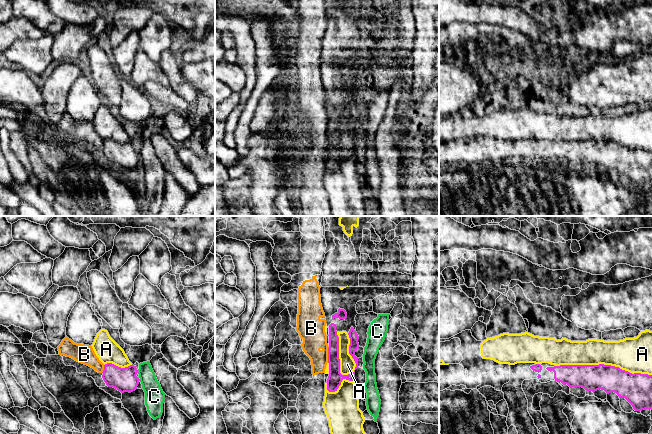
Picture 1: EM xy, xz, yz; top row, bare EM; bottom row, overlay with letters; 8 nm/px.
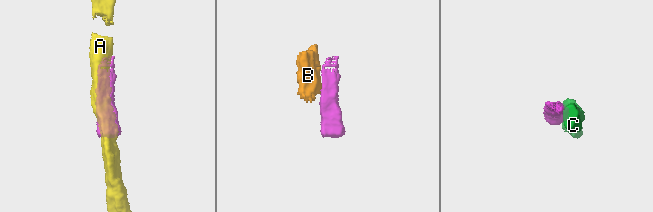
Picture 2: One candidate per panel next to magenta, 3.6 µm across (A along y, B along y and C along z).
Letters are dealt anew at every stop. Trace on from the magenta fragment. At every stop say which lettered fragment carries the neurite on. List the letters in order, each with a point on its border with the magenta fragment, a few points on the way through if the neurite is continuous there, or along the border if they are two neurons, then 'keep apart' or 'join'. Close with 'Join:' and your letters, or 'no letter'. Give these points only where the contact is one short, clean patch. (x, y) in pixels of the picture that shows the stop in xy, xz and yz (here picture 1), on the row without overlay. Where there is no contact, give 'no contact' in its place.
A: yz (603, 140) | keep apart
B: xz (328, 131) | along xz (327, 124), (328, 138) | keep apart
C: xy (137, 147) | keep apart
Join: no letter

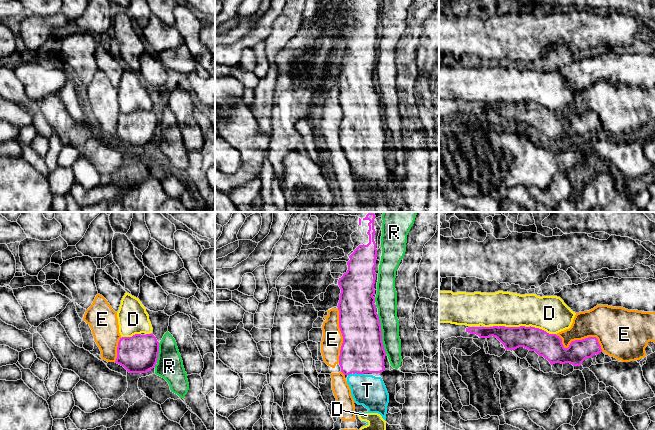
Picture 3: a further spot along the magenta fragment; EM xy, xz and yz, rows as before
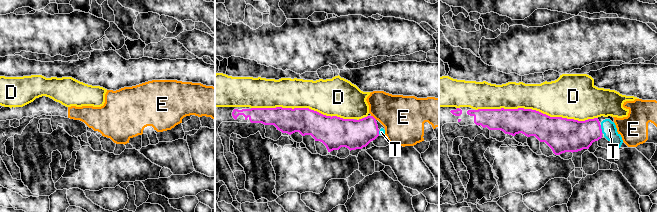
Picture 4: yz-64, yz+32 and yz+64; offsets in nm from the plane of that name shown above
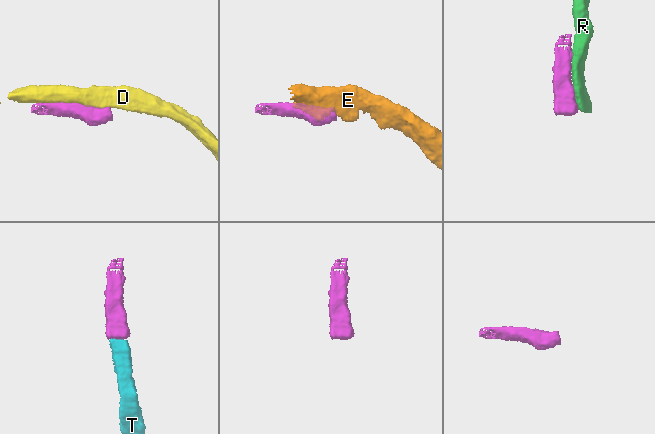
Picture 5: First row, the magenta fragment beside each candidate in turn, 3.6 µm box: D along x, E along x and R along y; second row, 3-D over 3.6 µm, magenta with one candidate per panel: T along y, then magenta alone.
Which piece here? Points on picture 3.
D: yz (527, 103) | keep apart
E: yz (580, 116) | keep apart
R: xz (381, 110) | keep apart
T: xz (358, 149) | join
Join: T

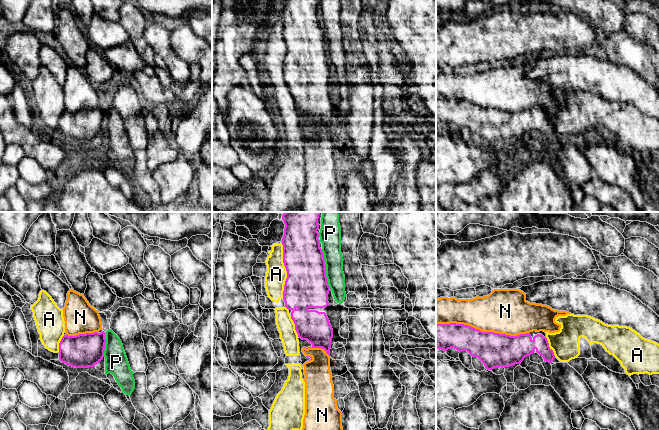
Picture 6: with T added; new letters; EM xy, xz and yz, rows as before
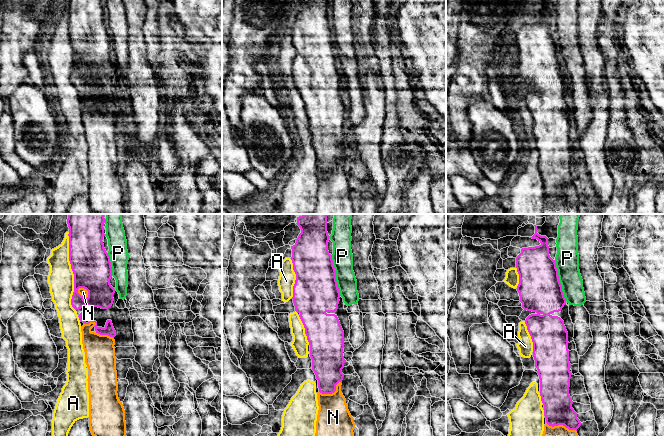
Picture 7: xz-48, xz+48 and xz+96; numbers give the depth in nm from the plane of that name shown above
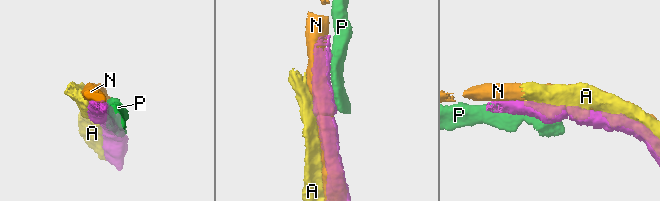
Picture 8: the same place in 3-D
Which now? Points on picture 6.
A: xz (286, 46) | keep apart
N: yz (483, 108) | keep apart
P: xz (325, 45) | keep apart
Join: no letter

